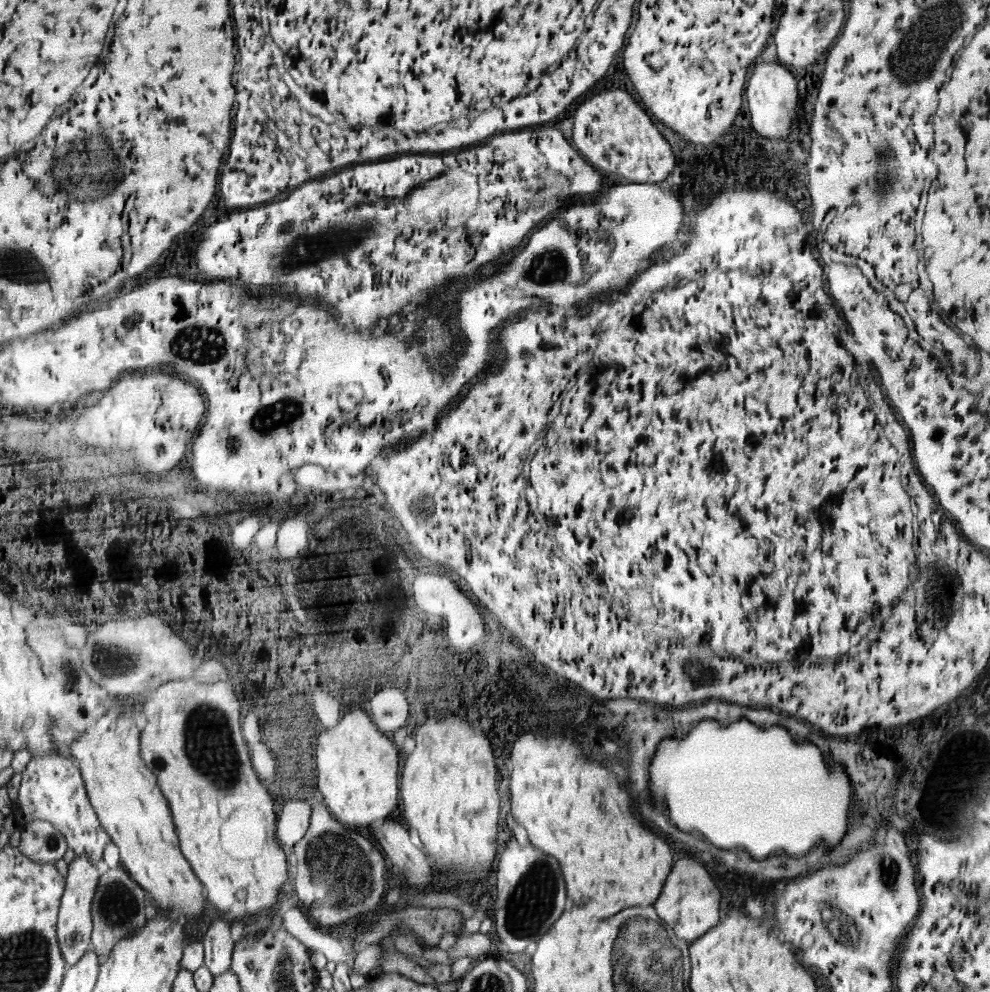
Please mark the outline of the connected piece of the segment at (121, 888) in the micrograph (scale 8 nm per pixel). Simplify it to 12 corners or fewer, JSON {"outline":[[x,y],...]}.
{"outline":[[121,866],[102,870],[91,906],[101,964],[146,924],[148,892]]}

